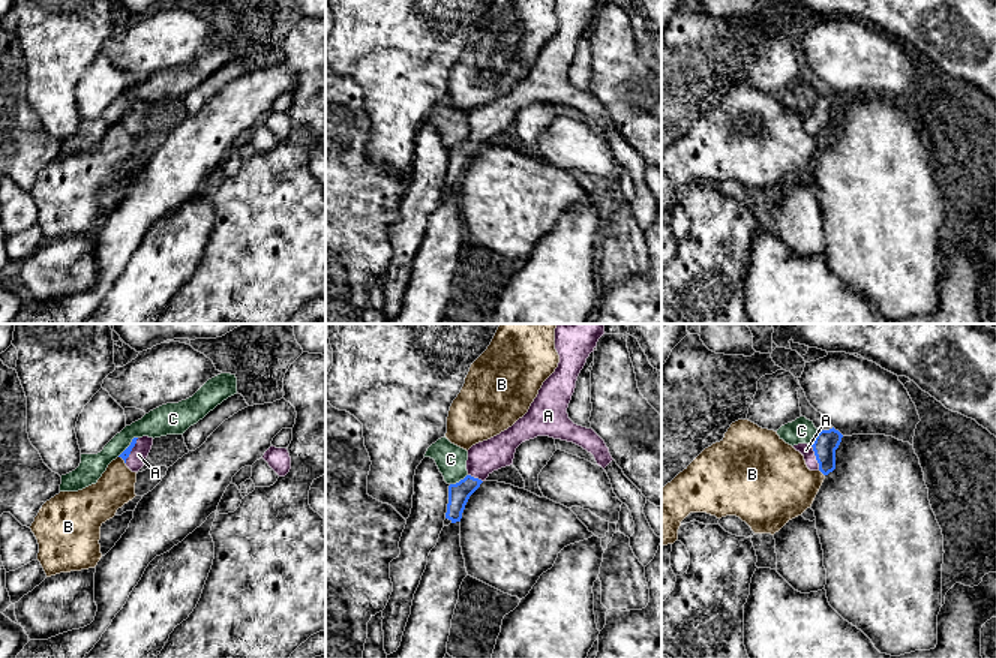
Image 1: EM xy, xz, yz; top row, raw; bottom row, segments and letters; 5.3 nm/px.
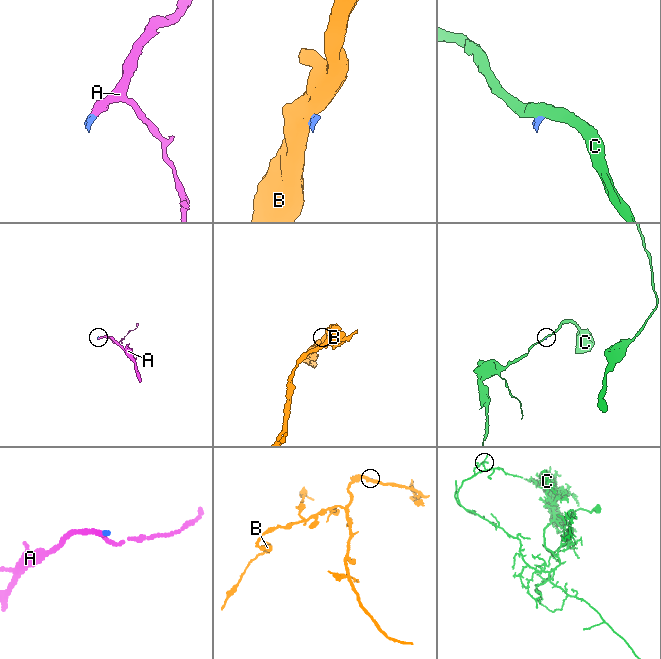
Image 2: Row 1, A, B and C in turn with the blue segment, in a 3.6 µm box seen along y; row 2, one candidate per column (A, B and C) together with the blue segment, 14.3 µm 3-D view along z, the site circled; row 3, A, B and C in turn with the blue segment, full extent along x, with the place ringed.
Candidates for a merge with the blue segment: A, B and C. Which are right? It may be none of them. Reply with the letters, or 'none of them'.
A

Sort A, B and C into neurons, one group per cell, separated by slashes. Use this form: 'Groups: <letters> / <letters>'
Groups: A / B / C

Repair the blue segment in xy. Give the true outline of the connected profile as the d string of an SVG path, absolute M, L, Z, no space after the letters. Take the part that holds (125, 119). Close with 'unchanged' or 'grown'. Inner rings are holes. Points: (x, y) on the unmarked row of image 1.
M134 102L130 109L118 120L132 136L138 136L152 114L153 102Z; grown

